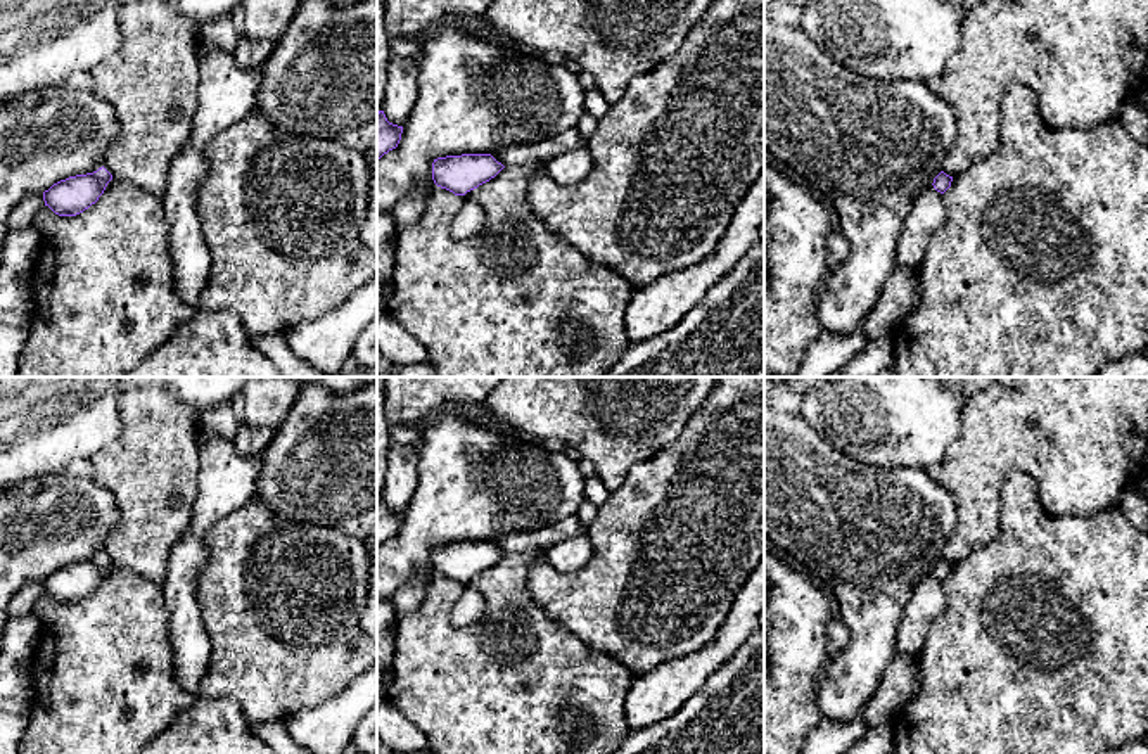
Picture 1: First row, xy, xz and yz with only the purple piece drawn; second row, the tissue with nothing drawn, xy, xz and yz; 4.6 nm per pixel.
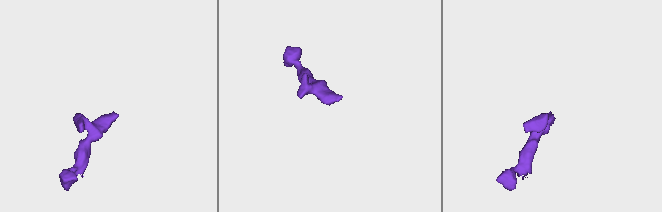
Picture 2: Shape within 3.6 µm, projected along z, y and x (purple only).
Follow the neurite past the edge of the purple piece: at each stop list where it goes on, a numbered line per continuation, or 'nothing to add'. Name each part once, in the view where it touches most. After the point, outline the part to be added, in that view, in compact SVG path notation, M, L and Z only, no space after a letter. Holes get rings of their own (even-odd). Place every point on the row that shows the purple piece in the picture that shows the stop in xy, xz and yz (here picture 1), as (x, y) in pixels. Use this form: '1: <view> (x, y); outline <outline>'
nothing to add

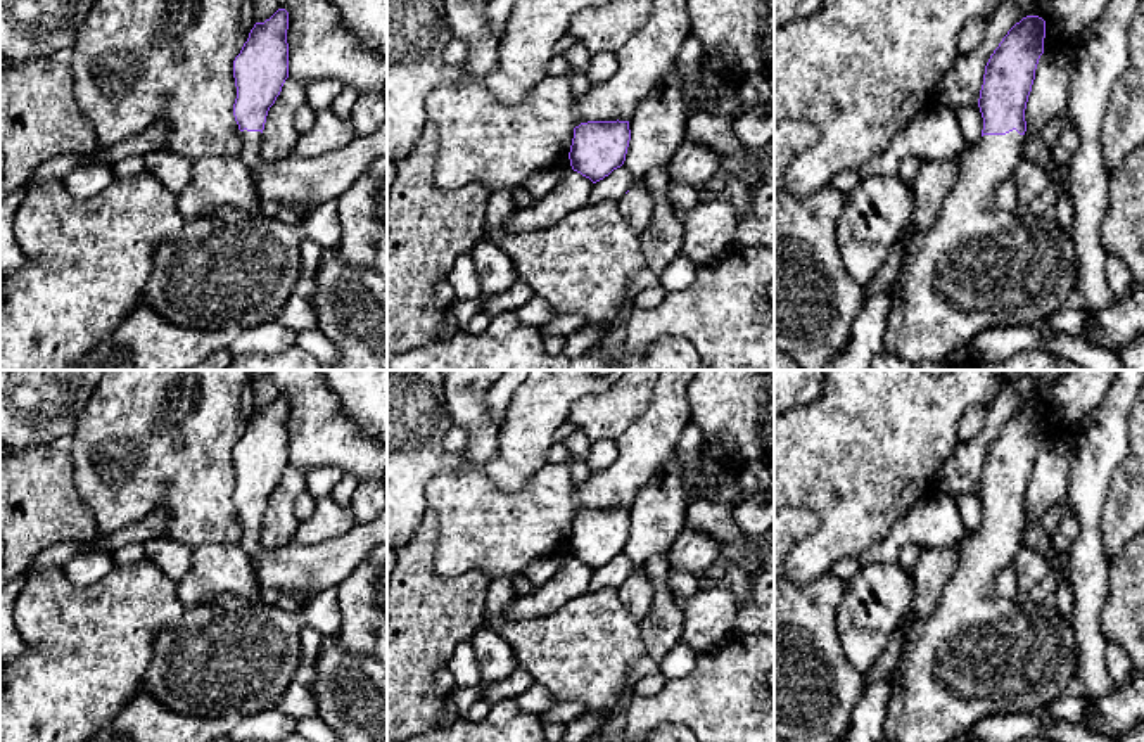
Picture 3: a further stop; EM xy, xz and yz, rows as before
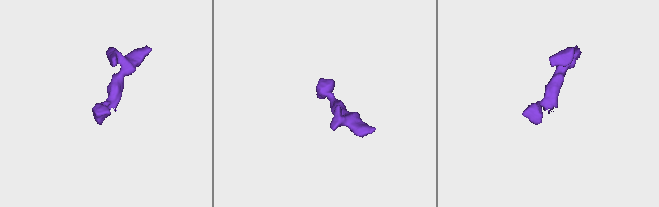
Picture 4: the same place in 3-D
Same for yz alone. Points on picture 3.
1: yz (978, 267); outline M935 100L899 131L885 150L859 166L859 175L869 178L899 175L900 163L911 154L919 161L957 161L957 180L942 202L935 225L909 242L900 273L890 285L885 353L911 363L945 361L952 351L968 348L987 329L1039 327L1063 306L1078 301L1078 256L1073 232L1056 223L1052 214L1020 216L1001 209L995 202L997 185L1021 163L1021 140L1023 135L1013 130L1006 135L983 135L971 145L963 137L954 111Z

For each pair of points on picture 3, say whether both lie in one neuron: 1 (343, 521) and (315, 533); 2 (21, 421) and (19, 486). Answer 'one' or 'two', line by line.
1: one
2: two

